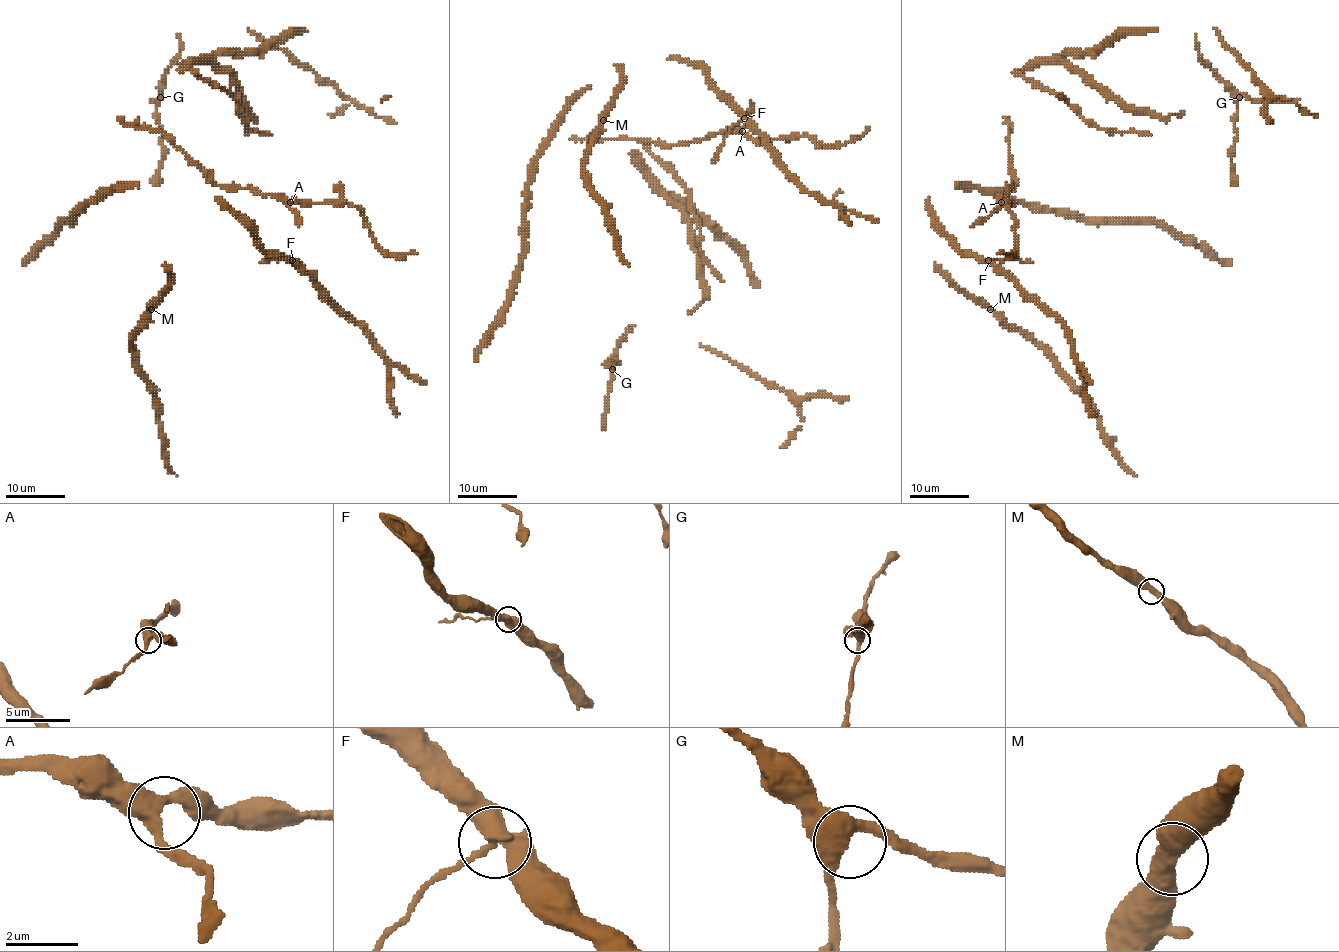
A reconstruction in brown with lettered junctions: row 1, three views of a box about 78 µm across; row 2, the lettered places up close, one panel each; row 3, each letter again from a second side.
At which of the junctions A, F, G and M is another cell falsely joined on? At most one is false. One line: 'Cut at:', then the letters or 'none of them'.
Cut at: none of them

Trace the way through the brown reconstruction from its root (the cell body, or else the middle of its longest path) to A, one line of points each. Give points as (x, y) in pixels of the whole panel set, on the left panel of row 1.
A: (244, 187), (259, 193), (281, 195), (290, 202)

